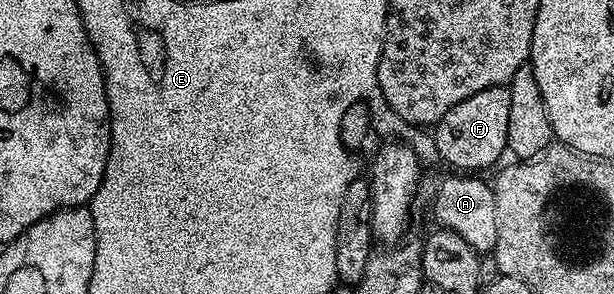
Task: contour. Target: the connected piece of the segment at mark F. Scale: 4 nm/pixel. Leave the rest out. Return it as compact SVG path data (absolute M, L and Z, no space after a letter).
M498 85L497 87L489 87L485 91L477 91L477 95L469 95L469 99L461 99L461 103L457 103L457 107L453 107L449 111L445 111L445 115L439 120L439 124L434 126L433 134L437 145L437 154L440 158L444 157L449 164L452 165L452 170L455 171L483 171L479 169L487 169L490 165L498 166L500 164L499 156L502 153L508 152L507 136L509 135L509 88L507 85Z

